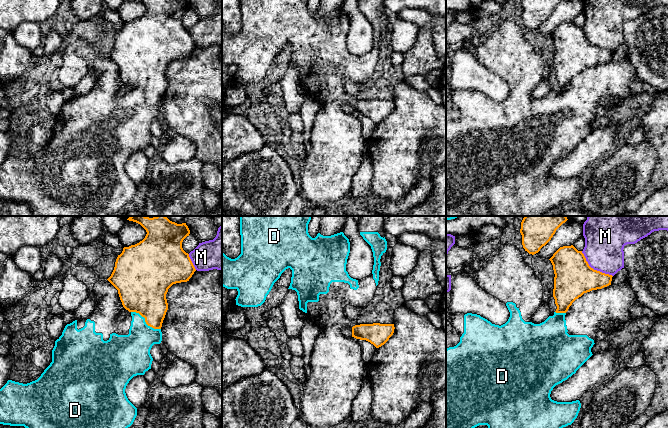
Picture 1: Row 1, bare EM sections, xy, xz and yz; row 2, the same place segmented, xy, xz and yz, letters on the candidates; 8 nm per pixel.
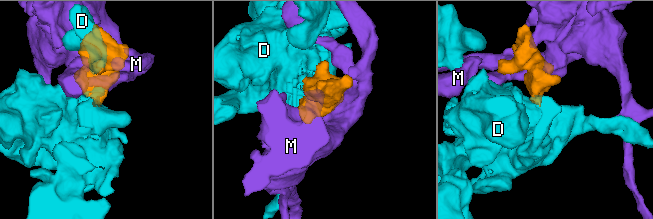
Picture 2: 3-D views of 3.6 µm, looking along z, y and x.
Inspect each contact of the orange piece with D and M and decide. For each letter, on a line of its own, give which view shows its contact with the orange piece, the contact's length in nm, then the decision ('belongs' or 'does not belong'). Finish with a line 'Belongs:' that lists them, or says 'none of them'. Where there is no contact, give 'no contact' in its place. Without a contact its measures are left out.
D: meets orange in xy; contact 280 nm long; belongs
M: meets orange in yz; contact 320 nm long; does not belong
Belongs: D

